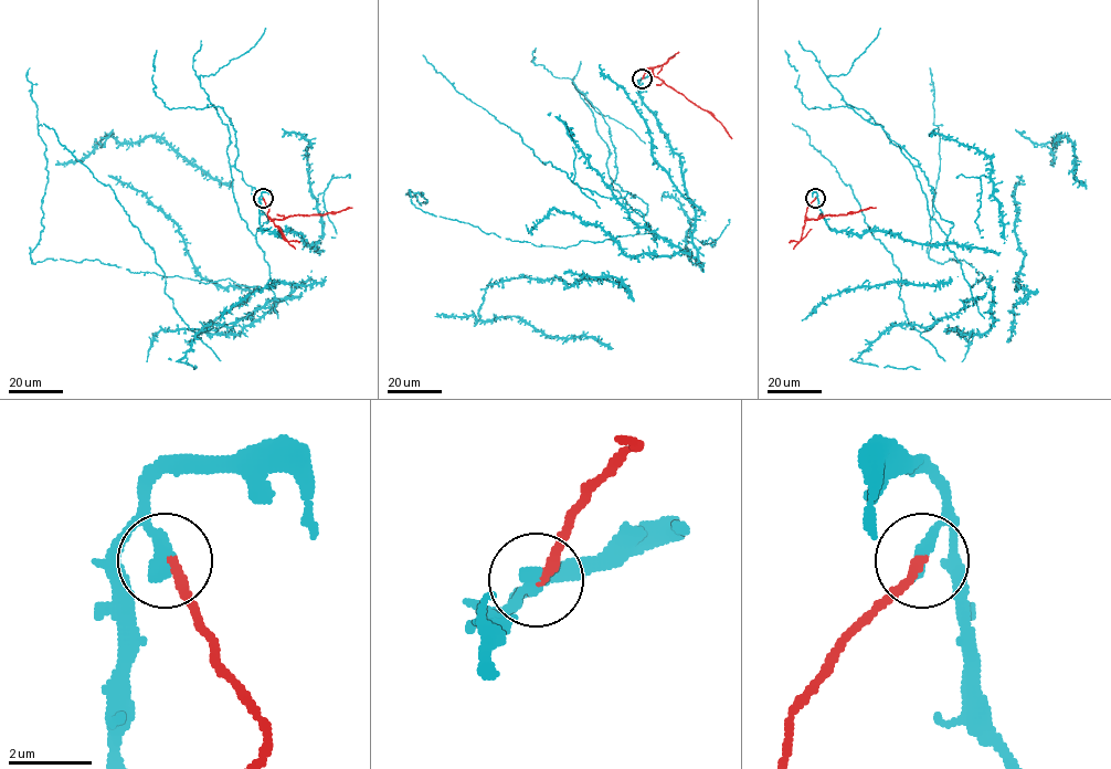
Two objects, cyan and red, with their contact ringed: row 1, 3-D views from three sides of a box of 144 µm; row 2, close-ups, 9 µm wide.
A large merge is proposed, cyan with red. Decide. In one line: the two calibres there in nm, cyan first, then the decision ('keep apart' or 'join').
360 nm thick on the cyan side, 240 nm on the other; keep apart

